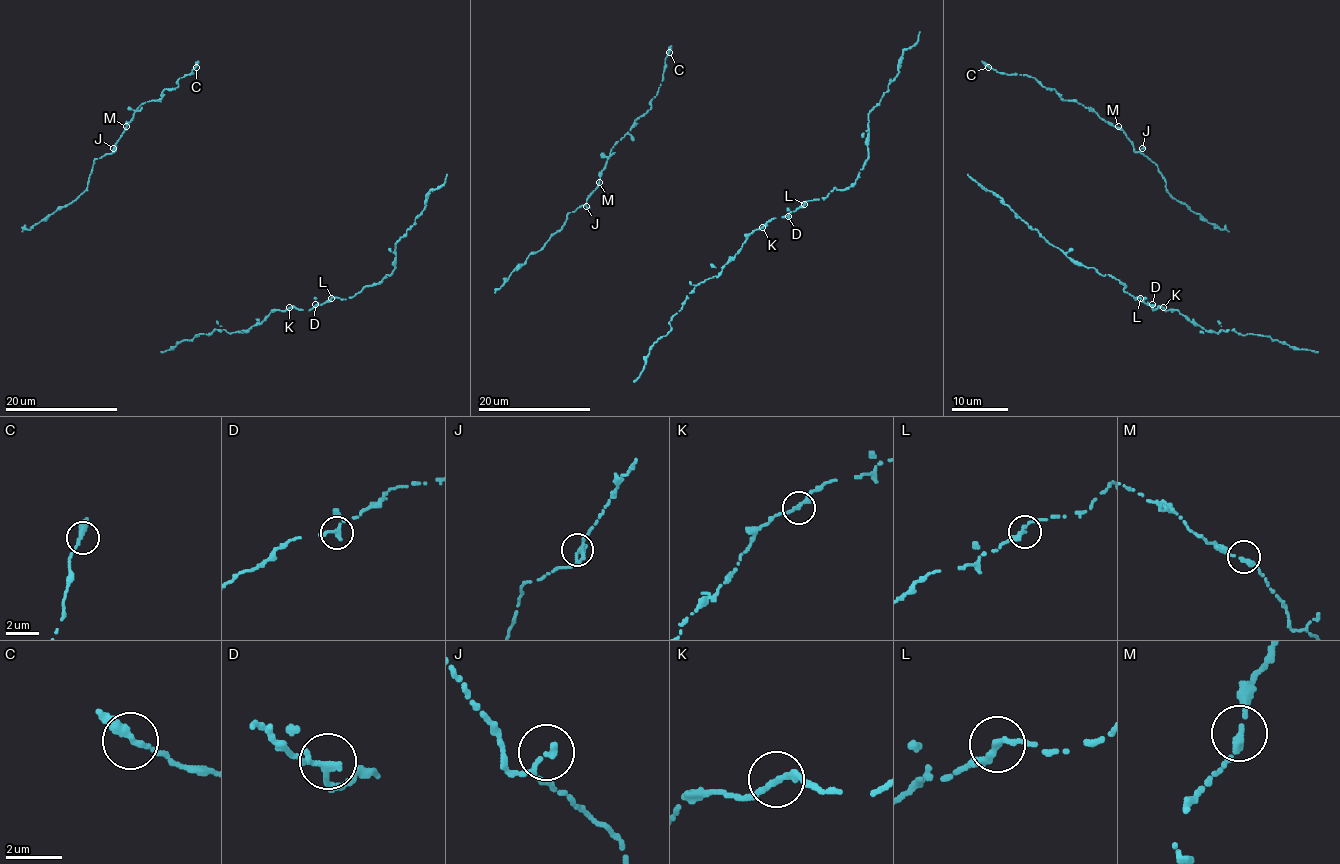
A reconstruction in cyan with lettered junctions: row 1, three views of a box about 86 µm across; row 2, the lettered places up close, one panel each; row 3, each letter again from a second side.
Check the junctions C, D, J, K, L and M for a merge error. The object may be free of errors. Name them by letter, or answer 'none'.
none

